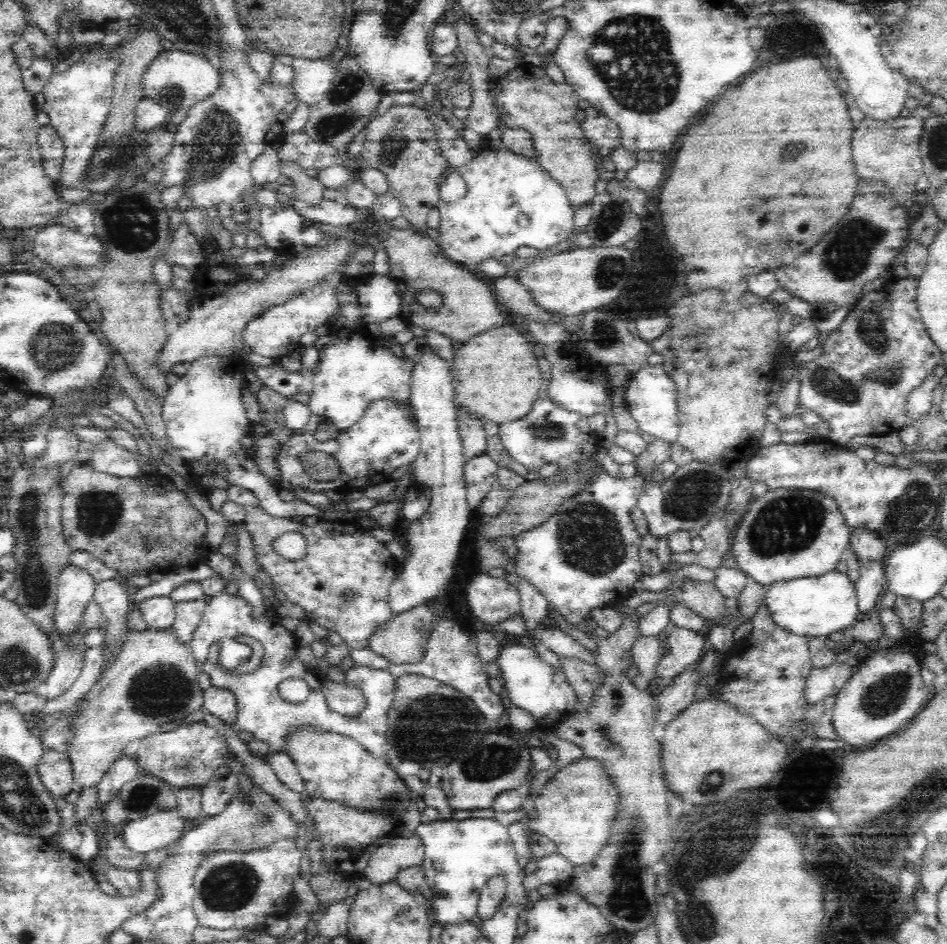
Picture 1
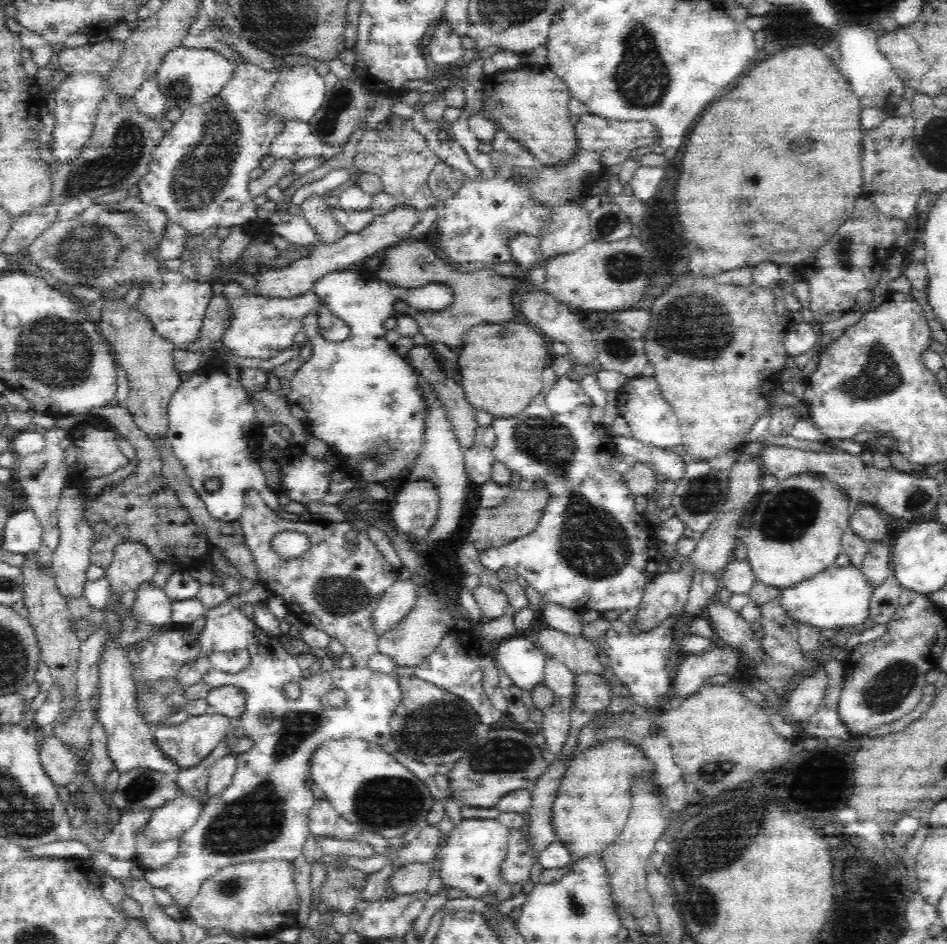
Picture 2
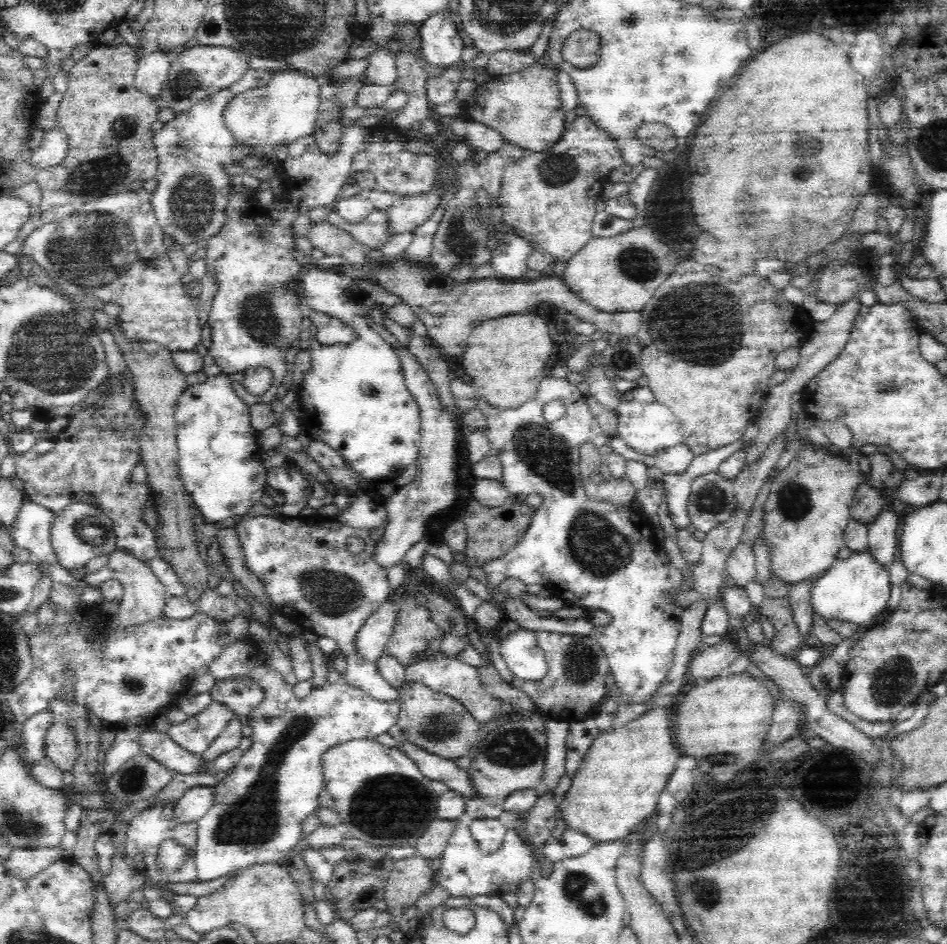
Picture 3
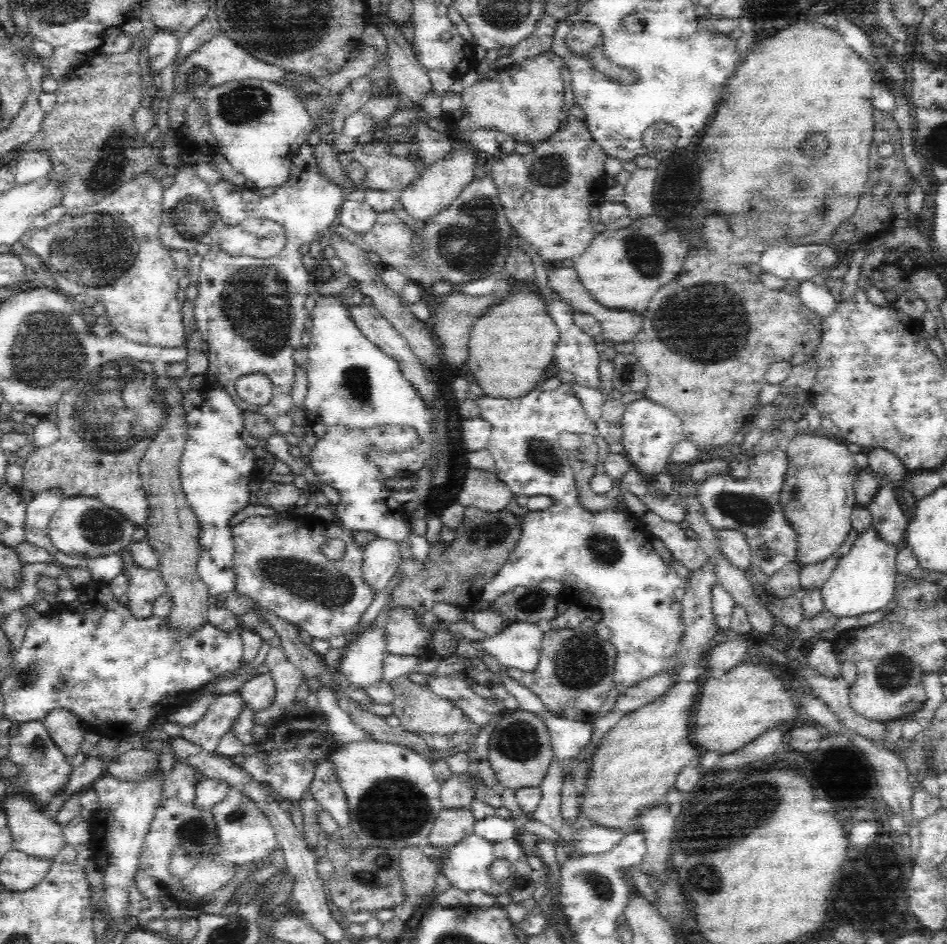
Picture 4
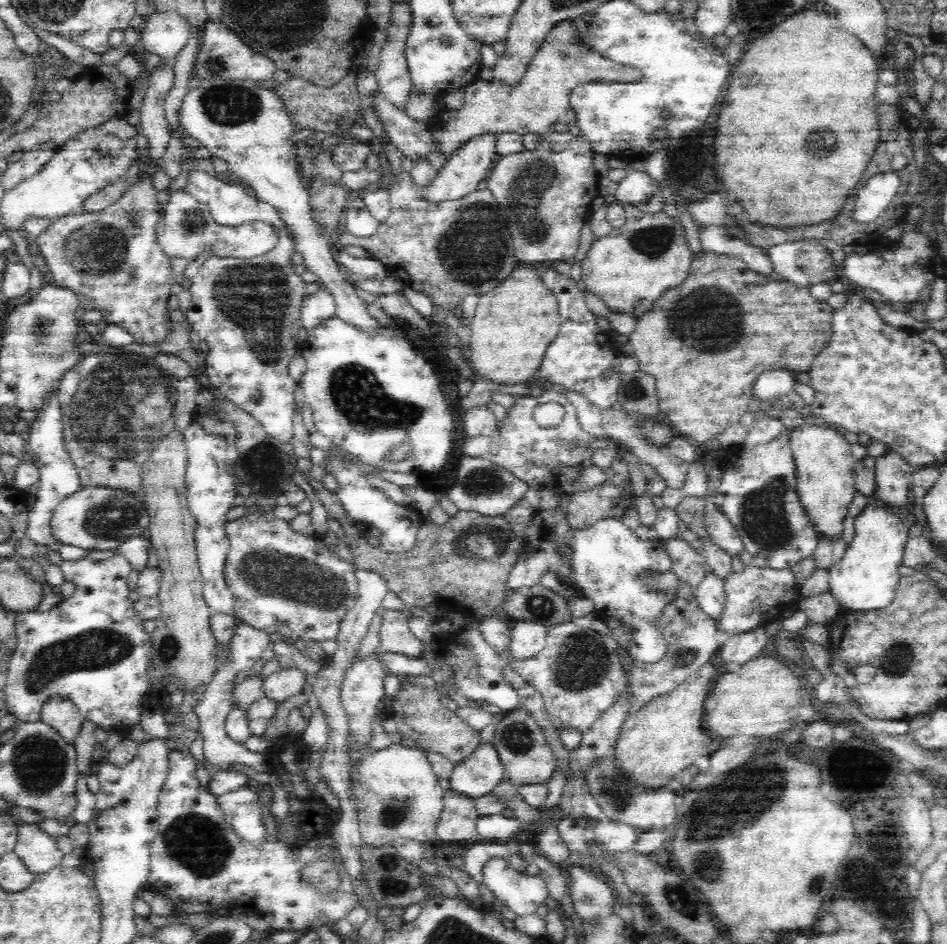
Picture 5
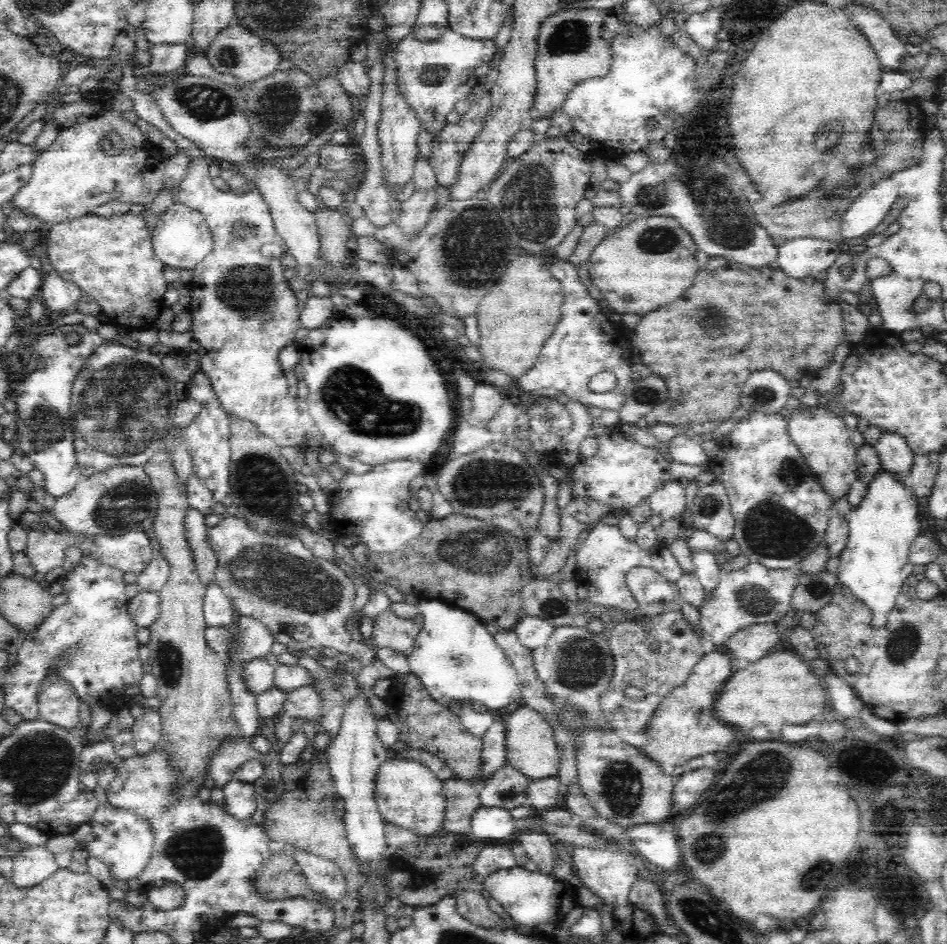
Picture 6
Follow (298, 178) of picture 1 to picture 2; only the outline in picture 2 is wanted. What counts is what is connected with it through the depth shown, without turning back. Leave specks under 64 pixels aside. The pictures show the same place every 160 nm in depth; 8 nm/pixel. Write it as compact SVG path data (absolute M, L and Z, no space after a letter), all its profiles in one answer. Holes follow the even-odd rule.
M308 197L302 204L303 217L316 233L321 244L336 244L346 236L346 231L336 222L332 207L324 203L323 197Z

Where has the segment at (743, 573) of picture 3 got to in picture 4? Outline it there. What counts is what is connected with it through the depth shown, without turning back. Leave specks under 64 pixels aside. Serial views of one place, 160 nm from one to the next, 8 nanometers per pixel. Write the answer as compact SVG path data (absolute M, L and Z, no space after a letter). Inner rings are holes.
M718 528L716 535L722 554L736 568L746 570L750 566L752 557L744 534L733 528Z

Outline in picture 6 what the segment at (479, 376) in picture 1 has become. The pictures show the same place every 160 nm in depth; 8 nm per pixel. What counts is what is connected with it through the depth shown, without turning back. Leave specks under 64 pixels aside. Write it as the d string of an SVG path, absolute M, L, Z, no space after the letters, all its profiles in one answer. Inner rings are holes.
M534 254L514 257L498 284L482 297L477 308L480 354L486 369L500 370L516 379L528 372L561 318L564 293L546 262Z

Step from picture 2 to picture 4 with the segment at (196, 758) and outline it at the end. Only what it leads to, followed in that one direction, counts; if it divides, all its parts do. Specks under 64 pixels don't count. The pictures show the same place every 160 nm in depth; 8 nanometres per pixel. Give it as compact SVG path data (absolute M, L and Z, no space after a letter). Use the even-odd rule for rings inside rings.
M238 692L219 695L211 702L202 720L184 727L181 737L206 752L215 753L220 738L233 728L244 707L244 699Z

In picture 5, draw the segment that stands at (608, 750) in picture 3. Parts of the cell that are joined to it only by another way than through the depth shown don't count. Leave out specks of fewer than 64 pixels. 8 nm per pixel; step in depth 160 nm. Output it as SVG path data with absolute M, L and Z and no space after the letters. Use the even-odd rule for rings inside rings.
M715 660L706 662L690 674L682 685L657 696L631 715L628 722L625 720L612 753L629 778L650 788L666 786L668 778L676 778L676 774L694 764L698 756L708 756L716 750L710 748L714 739L704 732L702 717L712 680L718 674L718 663Z

